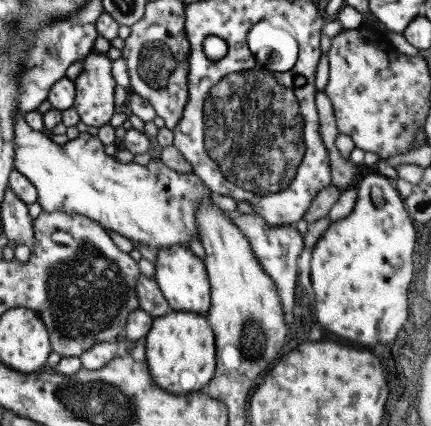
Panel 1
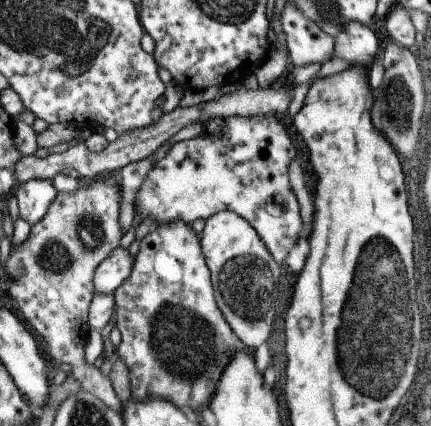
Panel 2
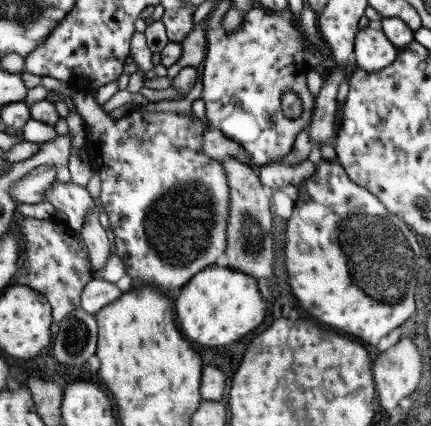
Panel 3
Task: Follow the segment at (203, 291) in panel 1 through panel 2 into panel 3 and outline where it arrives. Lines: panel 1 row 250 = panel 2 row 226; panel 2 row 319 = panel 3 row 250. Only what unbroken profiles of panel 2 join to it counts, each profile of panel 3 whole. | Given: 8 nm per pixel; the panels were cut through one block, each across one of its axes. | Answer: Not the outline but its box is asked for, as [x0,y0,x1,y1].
[69,86,229,290]

